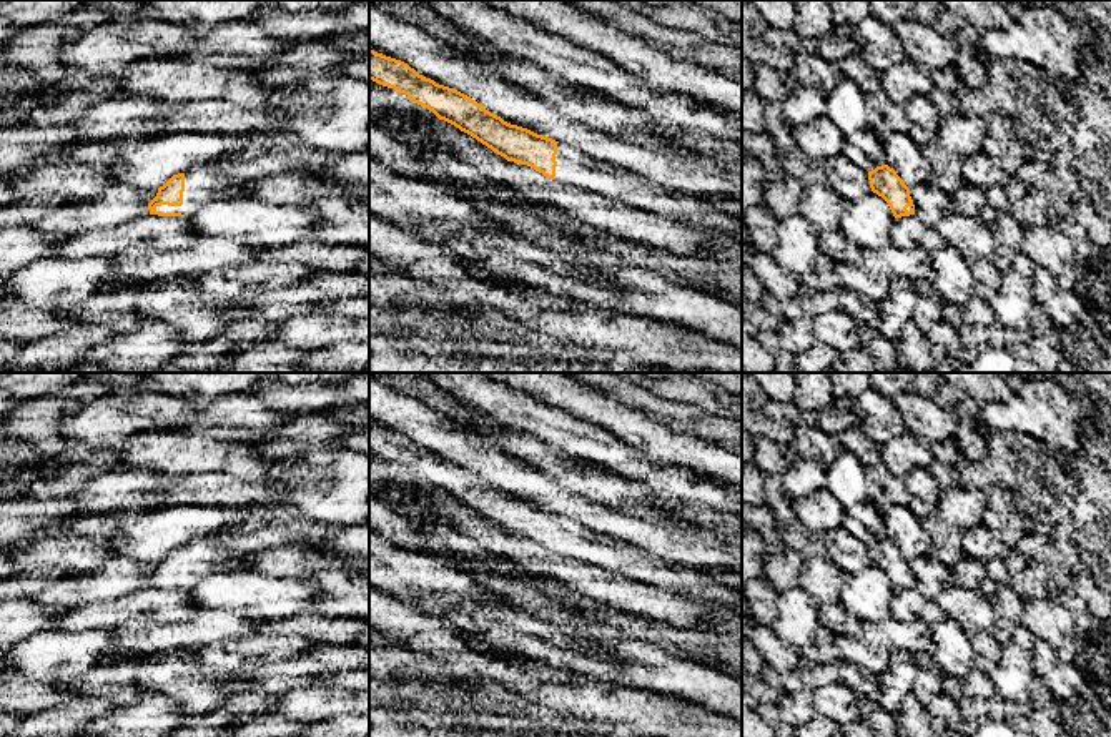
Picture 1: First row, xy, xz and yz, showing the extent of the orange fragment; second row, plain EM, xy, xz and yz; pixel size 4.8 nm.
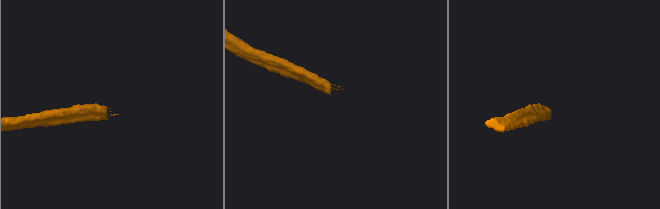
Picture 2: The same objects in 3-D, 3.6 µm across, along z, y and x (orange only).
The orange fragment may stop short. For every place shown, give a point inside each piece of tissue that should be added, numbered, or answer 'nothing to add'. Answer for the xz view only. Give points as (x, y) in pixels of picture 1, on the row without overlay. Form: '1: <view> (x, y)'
1: xz (576, 541)

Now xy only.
1: xy (202, 559)

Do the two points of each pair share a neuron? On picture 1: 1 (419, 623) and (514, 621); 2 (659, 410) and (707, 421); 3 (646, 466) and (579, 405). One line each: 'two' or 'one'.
1: two
2: one
3: two

